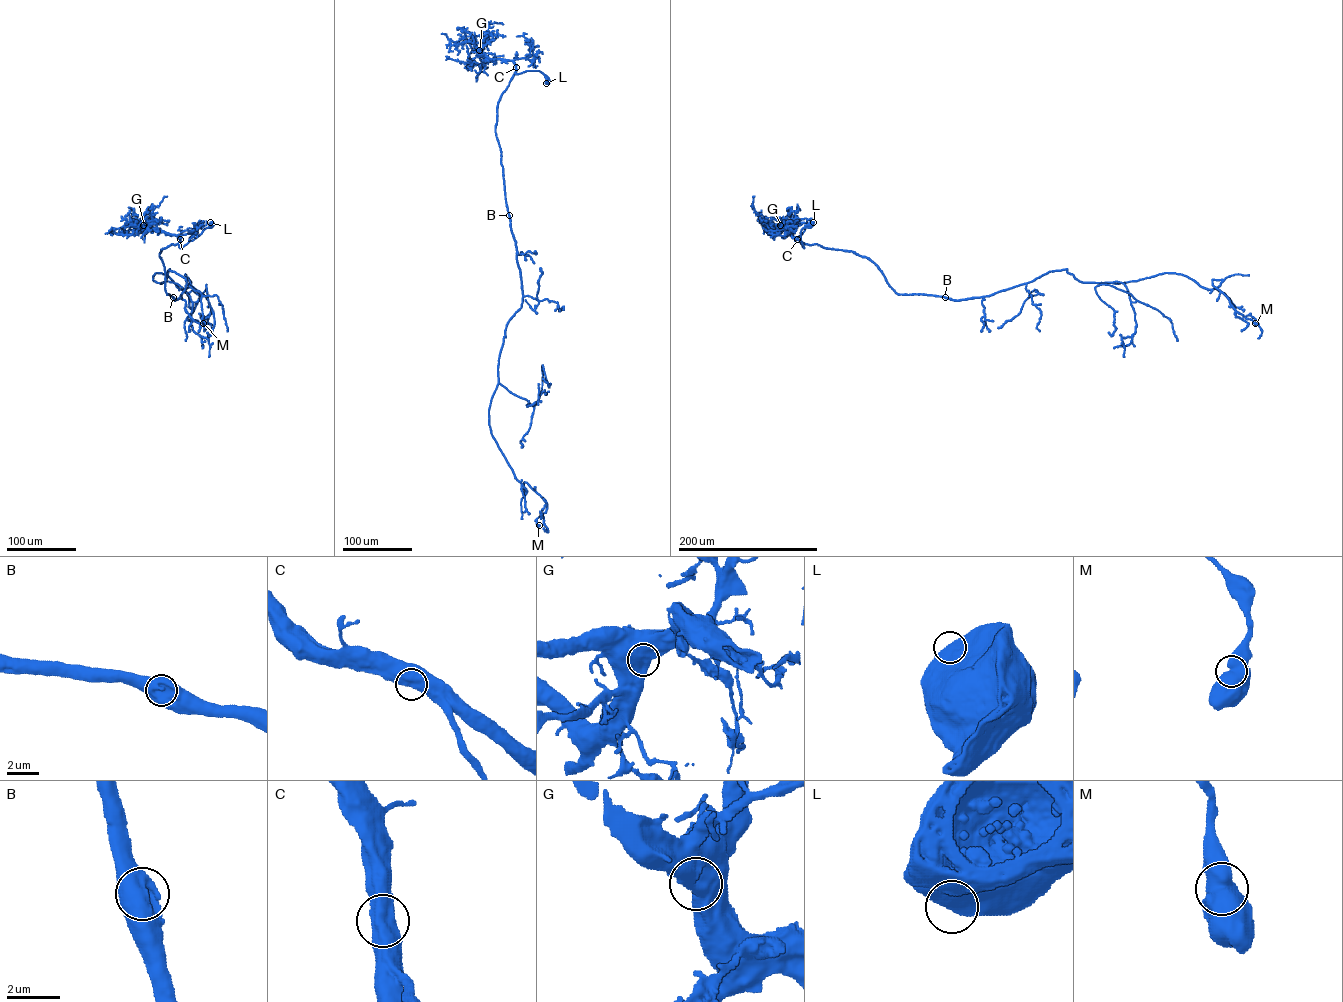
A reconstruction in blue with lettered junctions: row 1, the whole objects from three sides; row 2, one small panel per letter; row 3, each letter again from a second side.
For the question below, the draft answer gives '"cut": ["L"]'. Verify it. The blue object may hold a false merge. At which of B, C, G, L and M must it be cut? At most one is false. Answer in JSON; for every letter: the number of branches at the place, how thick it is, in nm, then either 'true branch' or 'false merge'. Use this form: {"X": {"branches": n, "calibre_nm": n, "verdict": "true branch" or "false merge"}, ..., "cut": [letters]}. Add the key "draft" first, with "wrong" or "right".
{"draft": "wrong", "B": {"branches": 1, "calibre_nm": 950, "verdict": "true branch"}, "C": {"branches": 1, "calibre_nm": 1000, "verdict": "true branch"}, "G": {"branches": 1, "calibre_nm": 900, "verdict": "true branch"}, "L": {"branches": 1, "calibre_nm": 950, "verdict": "true branch"}, "M": {"branches": 1, "calibre_nm": 900, "verdict": "true branch"}, "cut": []}

